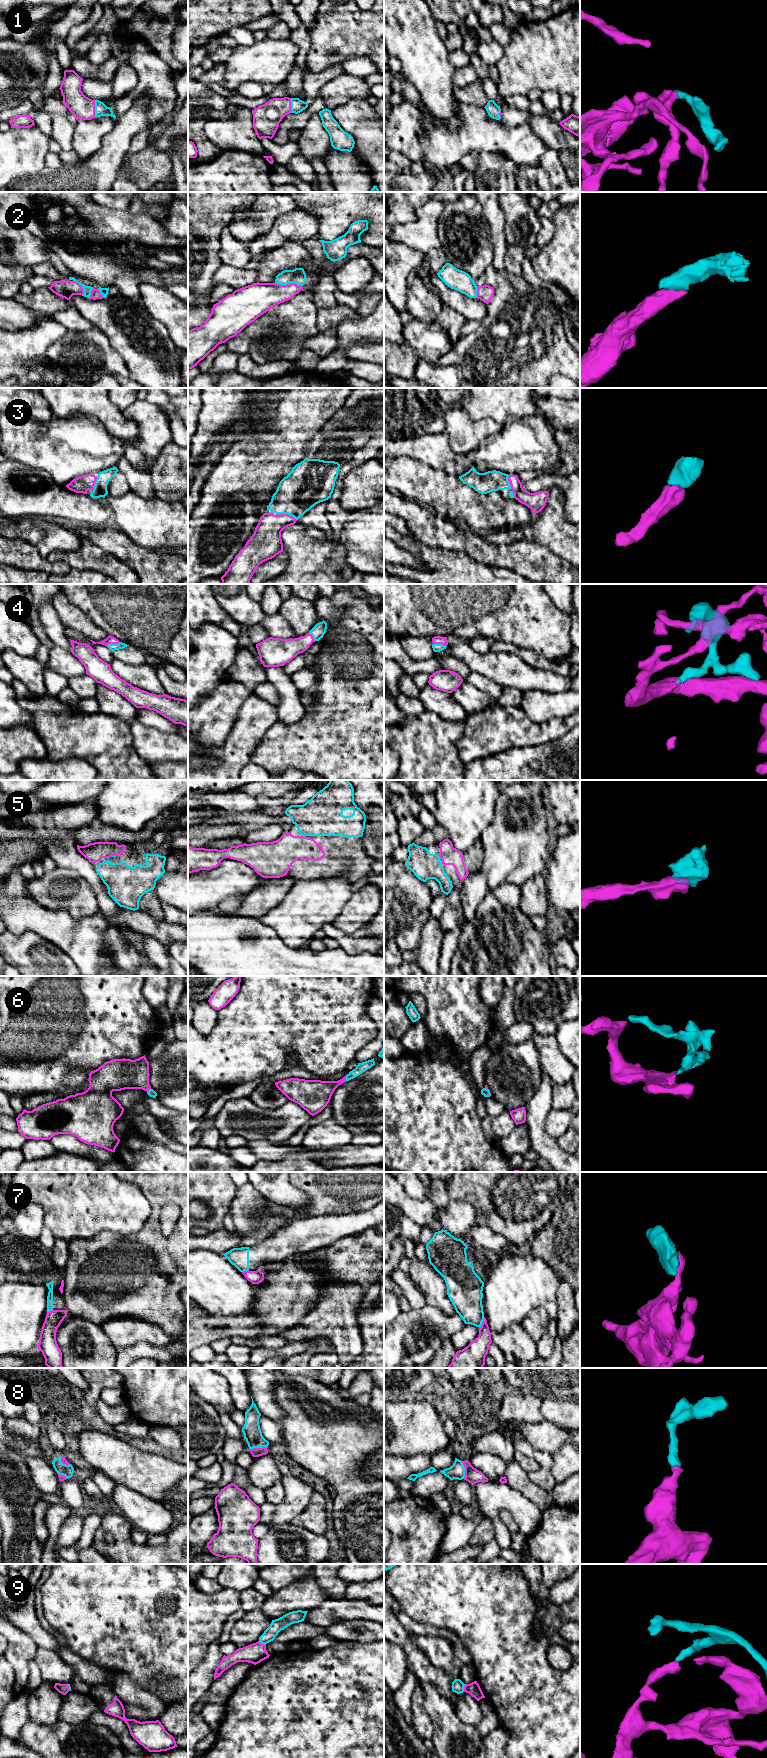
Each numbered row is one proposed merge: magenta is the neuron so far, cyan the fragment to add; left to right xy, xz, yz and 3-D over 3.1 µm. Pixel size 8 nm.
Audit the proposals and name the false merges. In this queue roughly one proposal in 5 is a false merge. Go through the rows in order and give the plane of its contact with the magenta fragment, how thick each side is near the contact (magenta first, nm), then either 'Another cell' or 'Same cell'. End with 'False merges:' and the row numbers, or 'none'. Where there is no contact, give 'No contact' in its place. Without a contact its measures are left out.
1: Touches magenta in xy. Thickness 190 nm (magenta) against 100 nm. Same cell
2: Touches magenta in xz. Thickness 240 nm (magenta) against 130 nm. Same cell
3: Touches magenta in xz. Thickness 220 nm (magenta) against 320 nm. Same cell
4: Touches magenta in yz. Thickness 60 nm (magenta) against 60 nm. Same cell
5: Touches magenta in xz. Thickness 240 nm (magenta) against 320 nm. Same cell
6: Touches magenta in xz. Thickness 220 nm (magenta) against 80 nm. Same cell
7: Touches magenta in yz. Thickness 170 nm (magenta) against 260 nm. Another cell
8: Touches magenta in xz. Thickness 80 nm (magenta) against 140 nm. Same cell
9: Touches magenta in yz. Thickness 100 nm (magenta) against 100 nm. Same cell
False merges: 7

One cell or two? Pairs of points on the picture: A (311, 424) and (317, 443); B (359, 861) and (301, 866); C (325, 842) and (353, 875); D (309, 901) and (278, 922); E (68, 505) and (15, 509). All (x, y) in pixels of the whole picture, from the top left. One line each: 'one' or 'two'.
A: two
B: one
C: one
D: one
E: one

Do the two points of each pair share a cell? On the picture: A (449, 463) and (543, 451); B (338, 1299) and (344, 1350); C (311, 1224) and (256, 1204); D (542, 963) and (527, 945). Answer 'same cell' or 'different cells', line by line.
A: same cell
B: same cell
C: different cells
D: same cell

